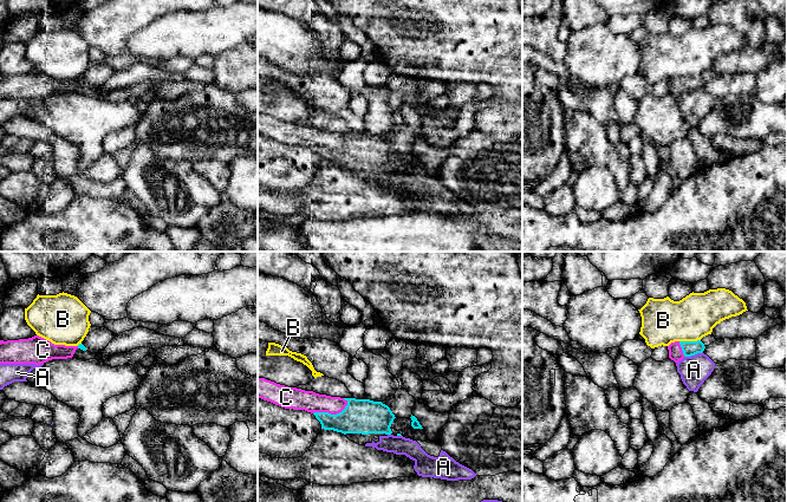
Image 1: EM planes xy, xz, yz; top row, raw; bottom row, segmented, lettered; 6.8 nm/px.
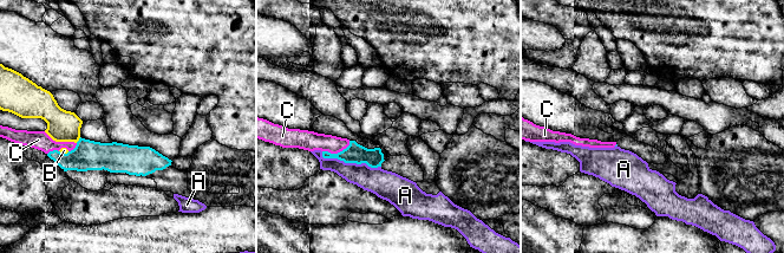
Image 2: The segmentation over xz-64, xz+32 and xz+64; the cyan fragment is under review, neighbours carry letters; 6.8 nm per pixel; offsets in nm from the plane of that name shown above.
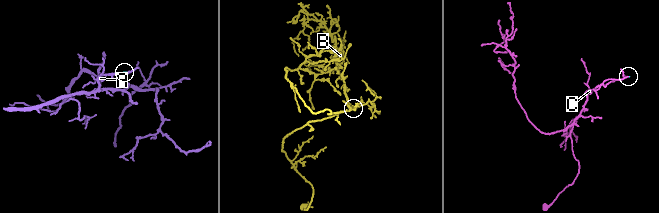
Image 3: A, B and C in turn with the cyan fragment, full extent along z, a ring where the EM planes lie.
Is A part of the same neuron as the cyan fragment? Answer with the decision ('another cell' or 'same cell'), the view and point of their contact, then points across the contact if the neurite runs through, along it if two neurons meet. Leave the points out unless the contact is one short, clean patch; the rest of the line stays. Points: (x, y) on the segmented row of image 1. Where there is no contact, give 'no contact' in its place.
another cell; meets cyan in yz at (693, 354); border along yz (702, 351), (684, 357)

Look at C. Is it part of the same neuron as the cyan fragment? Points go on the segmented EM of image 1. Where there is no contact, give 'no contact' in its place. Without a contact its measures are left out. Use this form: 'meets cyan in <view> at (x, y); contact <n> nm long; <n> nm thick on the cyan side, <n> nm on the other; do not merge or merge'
meets cyan in xz at (332, 415); contact 260 nm long; 240 nm thick on the cyan side, 140 nm on the other; merge

